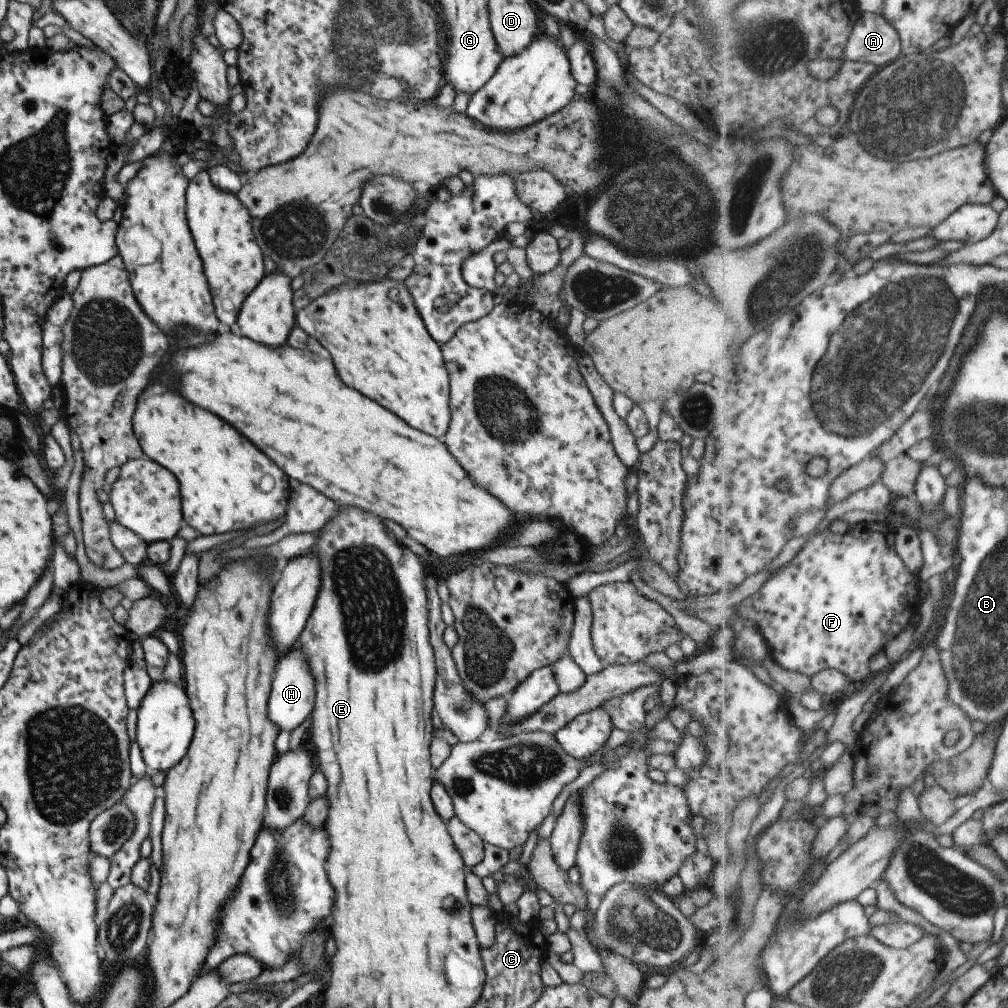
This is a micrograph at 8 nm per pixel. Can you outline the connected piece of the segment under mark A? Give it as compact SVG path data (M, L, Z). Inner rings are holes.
M864 12L853 26L844 58L884 67L901 53L901 36L885 16Z

